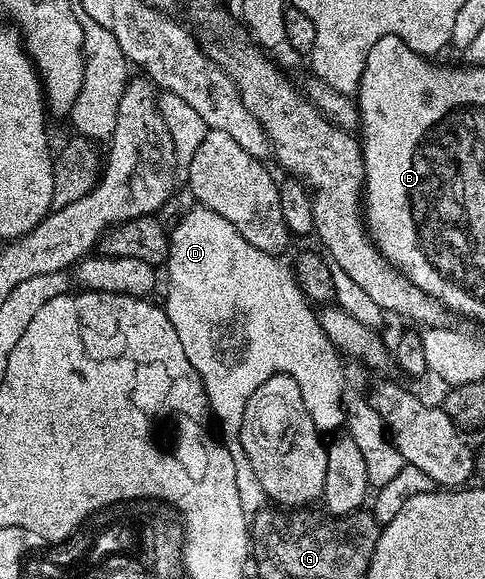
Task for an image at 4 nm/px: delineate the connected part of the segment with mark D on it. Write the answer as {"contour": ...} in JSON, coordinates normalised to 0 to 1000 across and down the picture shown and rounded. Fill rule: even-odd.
{"contour":[[[394,354],[371,375],[369,387],[351,394],[348,411],[340,535],[348,554],[357,554],[357,568],[365,568],[390,630],[398,630],[414,651],[427,701],[447,732],[449,756],[464,775],[476,772],[472,789],[480,789],[497,879],[522,893],[536,883],[526,877],[526,862],[518,862],[522,803],[509,807],[513,789],[501,793],[505,775],[493,760],[493,743],[505,699],[530,667],[526,641],[581,644],[604,651],[604,658],[625,655],[621,686],[649,703],[649,739],[660,748],[691,748],[711,731],[711,620],[691,604],[678,582],[670,582],[656,542],[612,492],[606,466],[557,434],[534,435],[534,606],[460,606],[452,592],[476,592],[485,572],[493,572],[493,551],[485,551],[485,482],[476,482],[476,475],[485,475],[485,468],[476,468],[476,389],[456,368]]]}

